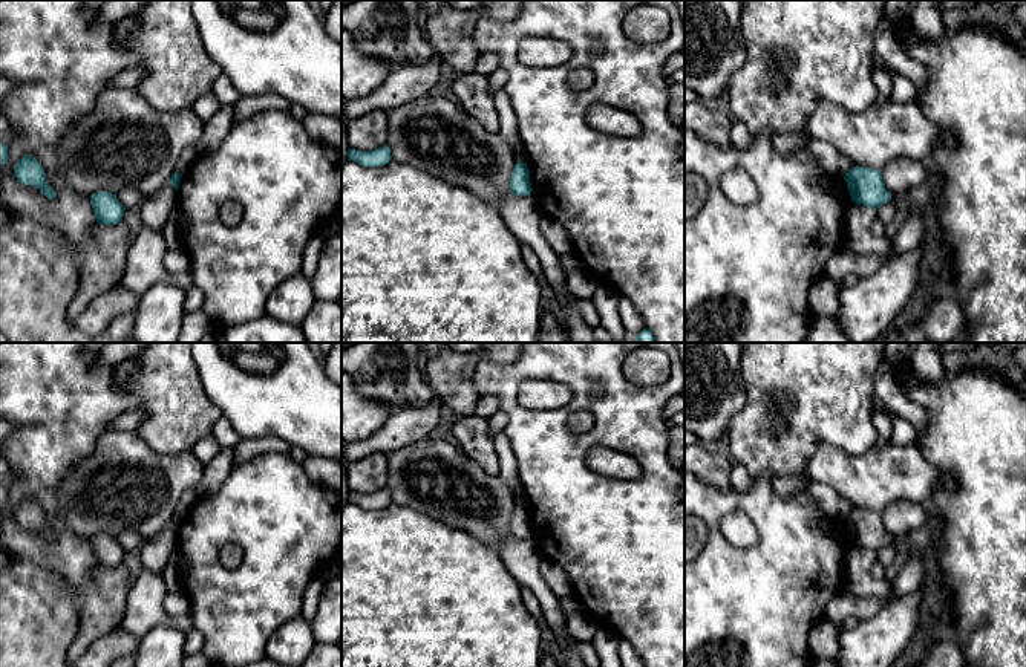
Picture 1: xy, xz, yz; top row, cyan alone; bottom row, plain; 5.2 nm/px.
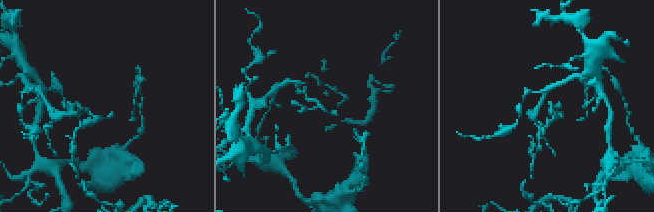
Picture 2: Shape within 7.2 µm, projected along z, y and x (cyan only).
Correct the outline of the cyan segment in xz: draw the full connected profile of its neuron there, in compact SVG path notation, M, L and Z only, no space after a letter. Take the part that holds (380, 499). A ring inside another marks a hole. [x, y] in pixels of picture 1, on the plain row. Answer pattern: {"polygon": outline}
{"polygon": "M383 488L372 494L360 494L355 491L349 491L348 503L354 503L363 509L383 509L392 503L392 499L387 488Z"}

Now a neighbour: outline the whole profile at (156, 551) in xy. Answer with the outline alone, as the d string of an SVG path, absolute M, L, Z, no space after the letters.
M167 523L161 532L145 538L139 548L144 569L162 572L178 549L178 534Z

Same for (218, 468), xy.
M221 450L204 468L196 486L199 496L214 494L234 468L236 459L233 450Z

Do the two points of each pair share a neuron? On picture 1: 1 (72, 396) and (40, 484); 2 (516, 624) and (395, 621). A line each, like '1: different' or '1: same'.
1: same
2: same

